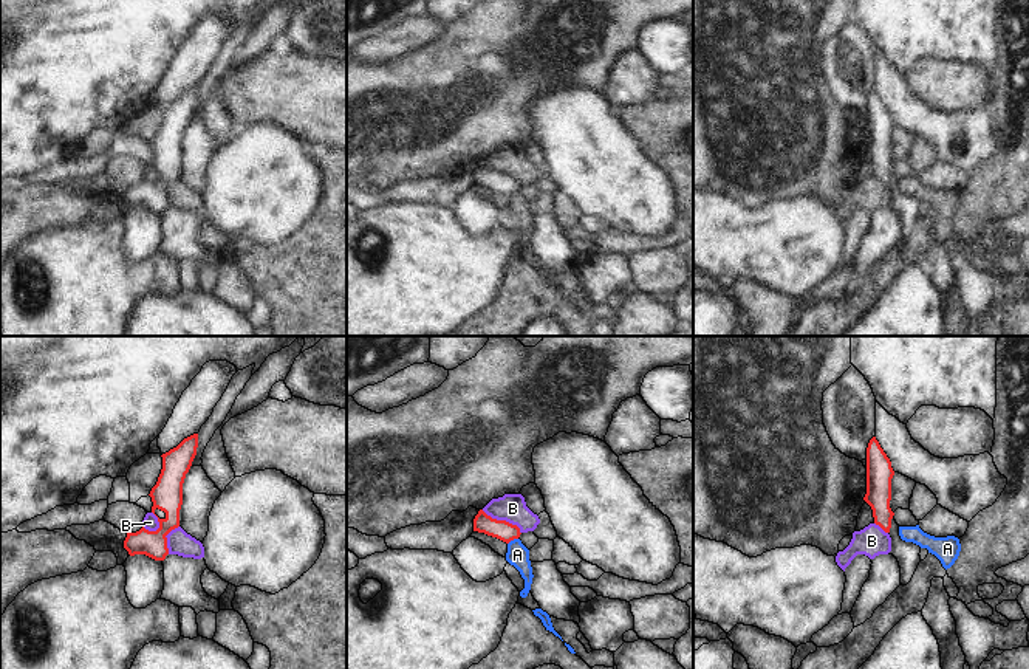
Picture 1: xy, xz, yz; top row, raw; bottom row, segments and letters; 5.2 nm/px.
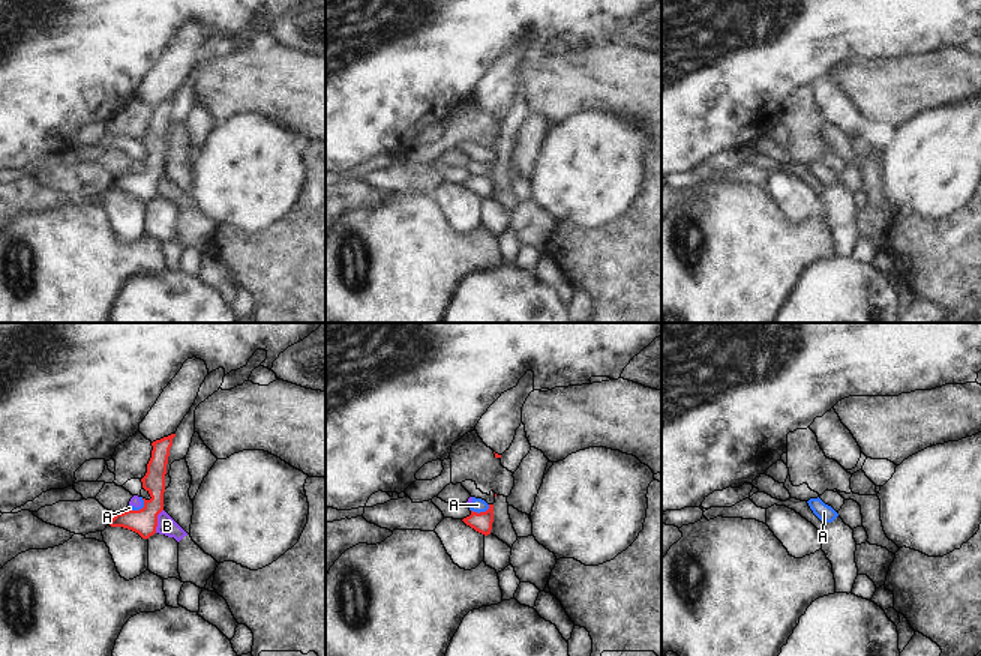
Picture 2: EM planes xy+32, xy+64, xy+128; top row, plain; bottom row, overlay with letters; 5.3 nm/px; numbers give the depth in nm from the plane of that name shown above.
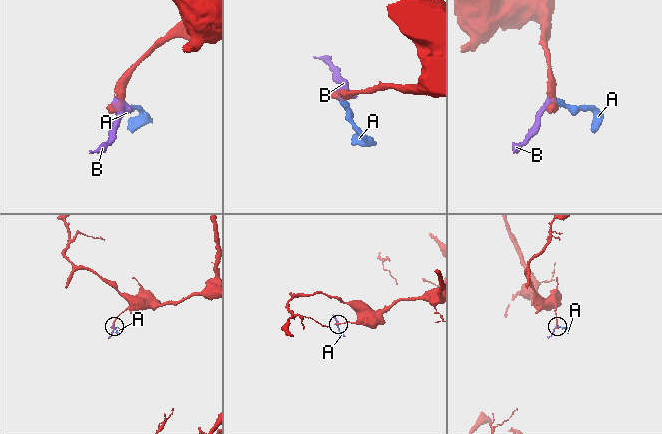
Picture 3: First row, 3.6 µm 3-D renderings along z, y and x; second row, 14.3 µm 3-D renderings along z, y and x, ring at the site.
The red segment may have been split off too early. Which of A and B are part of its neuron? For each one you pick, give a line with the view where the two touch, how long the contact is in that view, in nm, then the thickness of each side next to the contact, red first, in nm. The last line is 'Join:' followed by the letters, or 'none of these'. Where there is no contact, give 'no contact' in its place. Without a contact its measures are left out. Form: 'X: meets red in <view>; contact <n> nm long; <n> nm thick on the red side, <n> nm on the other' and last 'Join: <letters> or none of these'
Join: none of these

